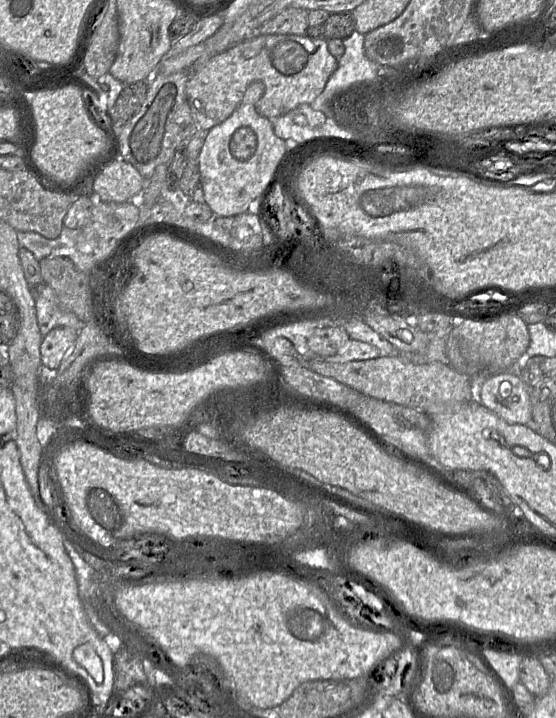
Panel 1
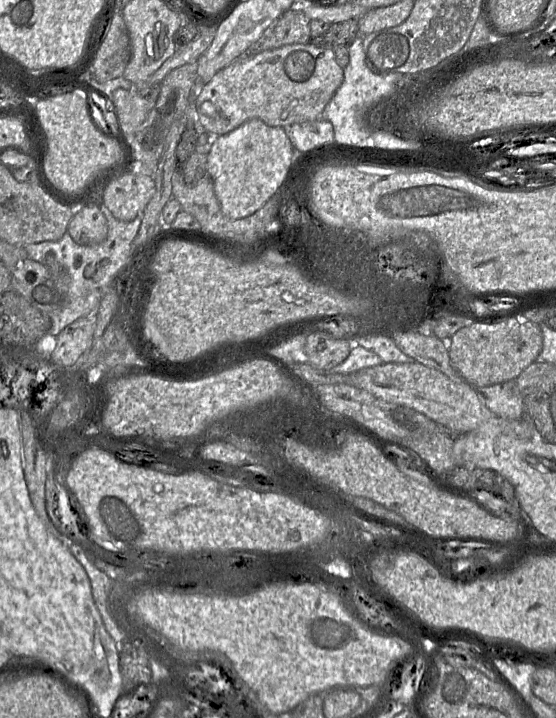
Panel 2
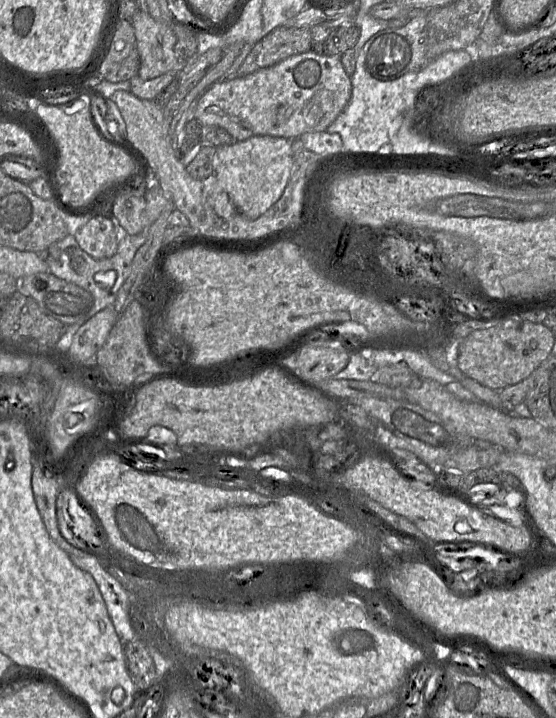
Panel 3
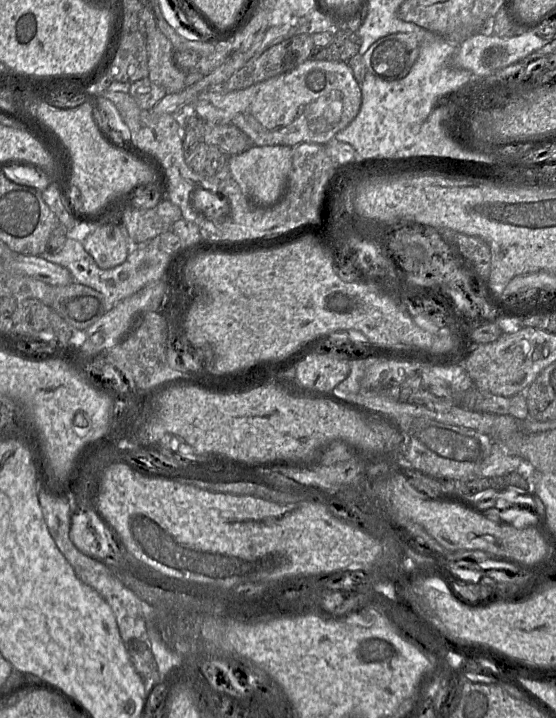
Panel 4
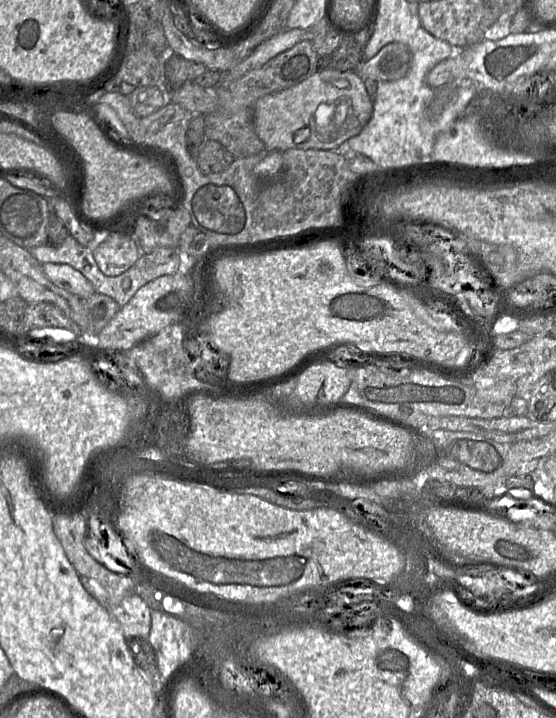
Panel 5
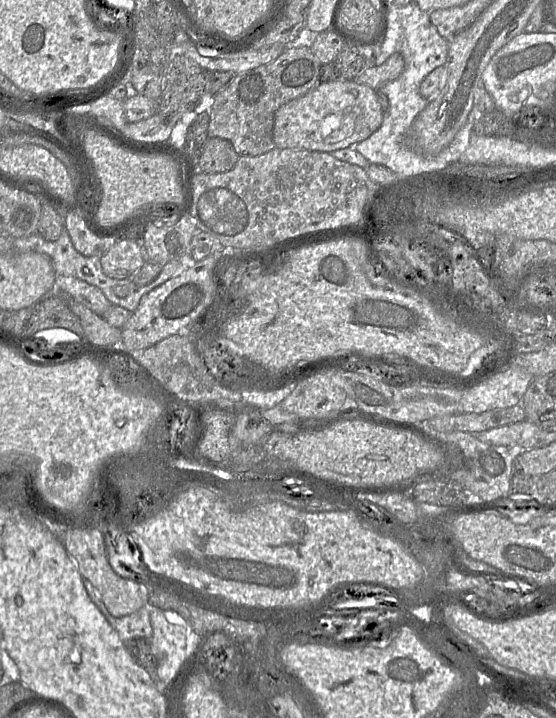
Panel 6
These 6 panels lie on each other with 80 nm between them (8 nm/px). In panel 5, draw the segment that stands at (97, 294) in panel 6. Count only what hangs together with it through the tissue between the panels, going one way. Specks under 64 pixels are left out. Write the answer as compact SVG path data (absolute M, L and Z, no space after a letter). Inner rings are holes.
M46 263L42 264L42 269L54 285L80 299L85 299L95 292L91 283L69 265Z

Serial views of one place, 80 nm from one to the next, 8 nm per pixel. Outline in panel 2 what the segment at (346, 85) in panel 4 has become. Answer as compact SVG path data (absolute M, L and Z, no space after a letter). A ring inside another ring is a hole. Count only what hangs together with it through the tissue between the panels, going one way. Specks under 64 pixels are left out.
M312 43L290 44L257 54L246 54L218 71L213 78L197 88L195 107L200 129L211 135L224 135L251 119L259 119L272 127L288 127L292 124L315 121L341 86L343 68L337 63L332 46Z

